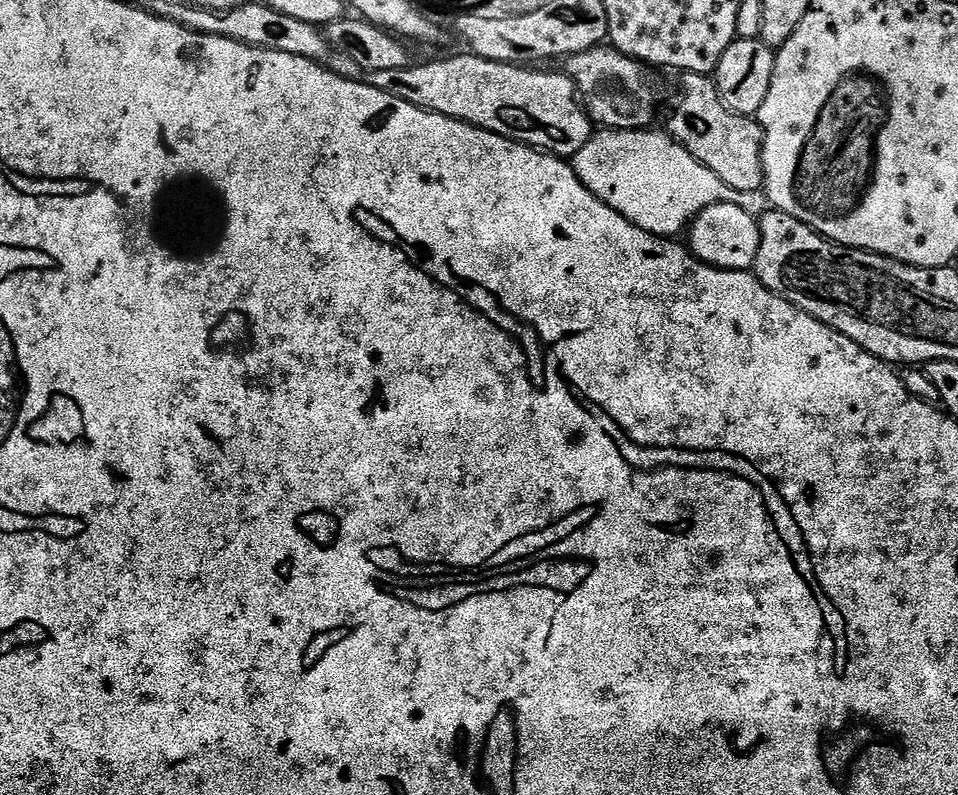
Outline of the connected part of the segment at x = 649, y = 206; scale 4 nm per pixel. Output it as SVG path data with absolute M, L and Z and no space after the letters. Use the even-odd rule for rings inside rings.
M596 130L578 150L576 156L571 157L570 163L576 171L576 177L586 185L606 206L618 210L622 218L626 218L634 226L646 230L655 236L665 238L679 237L679 232L683 233L691 225L702 210L706 210L715 204L733 204L739 206L741 210L746 210L746 214L757 218L769 211L767 195L763 191L754 190L734 190L714 174L698 158L694 158L681 144L671 139L667 131L661 130L637 130L634 132L622 132L619 130Z

